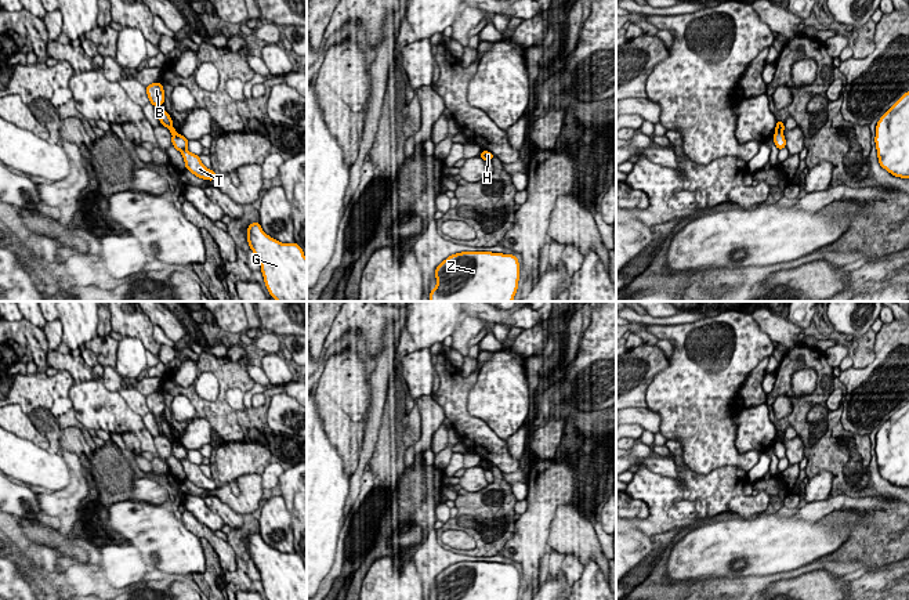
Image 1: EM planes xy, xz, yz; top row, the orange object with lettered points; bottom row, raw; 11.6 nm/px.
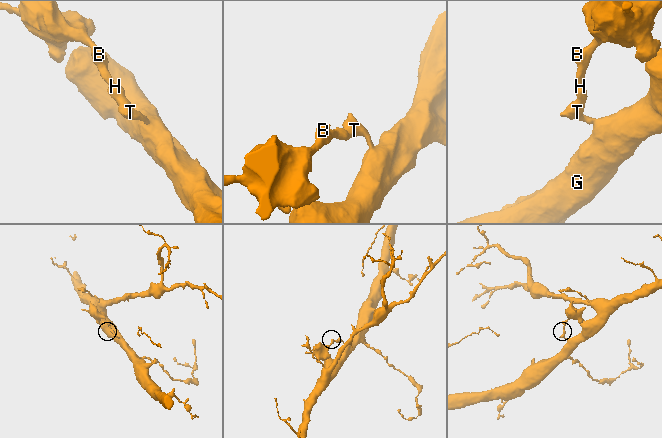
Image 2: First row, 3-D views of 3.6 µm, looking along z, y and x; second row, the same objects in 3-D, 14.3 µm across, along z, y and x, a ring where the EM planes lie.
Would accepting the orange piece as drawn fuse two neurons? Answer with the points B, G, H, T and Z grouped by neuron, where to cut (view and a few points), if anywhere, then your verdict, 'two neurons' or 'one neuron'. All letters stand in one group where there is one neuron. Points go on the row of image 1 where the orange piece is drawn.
B / G H T Z; cut in yz along (782, 130), (775, 133); two neurons

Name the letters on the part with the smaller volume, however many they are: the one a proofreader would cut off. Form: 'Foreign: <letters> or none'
Foreign: B

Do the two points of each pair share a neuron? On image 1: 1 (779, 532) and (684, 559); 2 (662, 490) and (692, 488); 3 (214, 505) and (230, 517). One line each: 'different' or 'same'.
1: same
2: same
3: same

